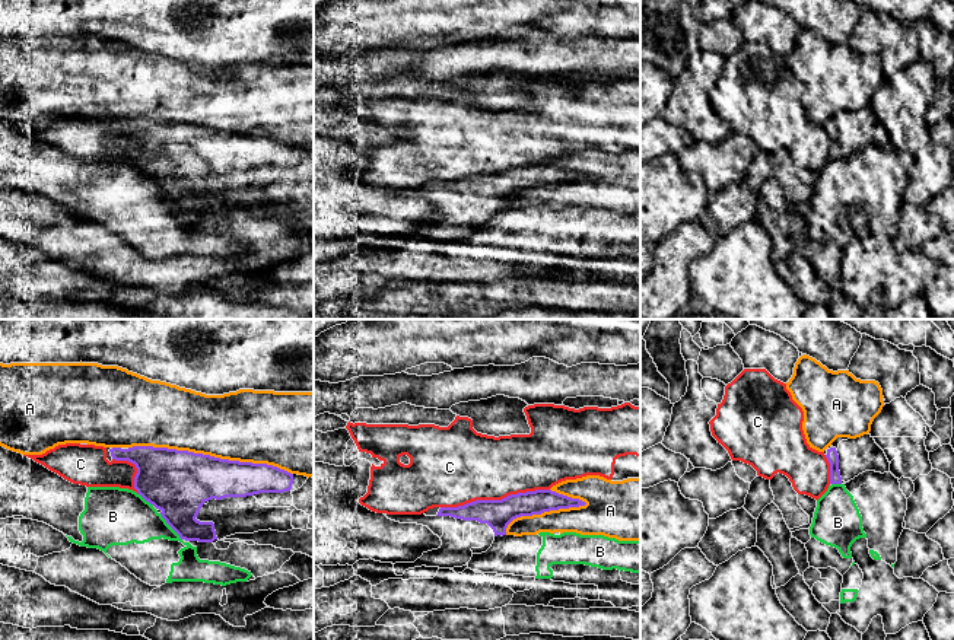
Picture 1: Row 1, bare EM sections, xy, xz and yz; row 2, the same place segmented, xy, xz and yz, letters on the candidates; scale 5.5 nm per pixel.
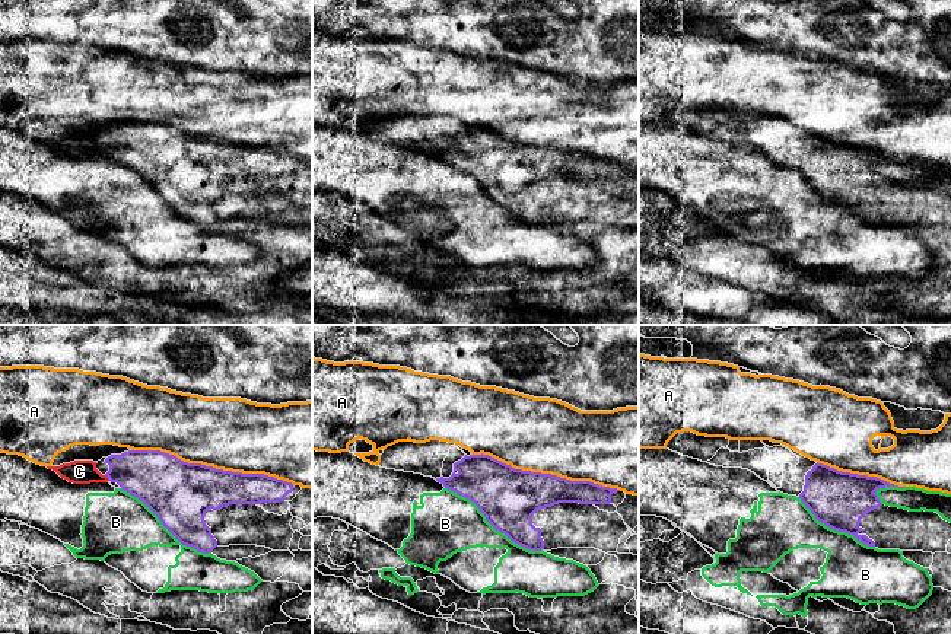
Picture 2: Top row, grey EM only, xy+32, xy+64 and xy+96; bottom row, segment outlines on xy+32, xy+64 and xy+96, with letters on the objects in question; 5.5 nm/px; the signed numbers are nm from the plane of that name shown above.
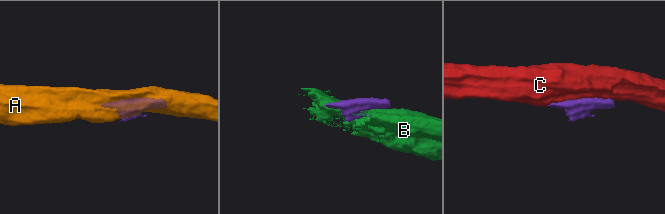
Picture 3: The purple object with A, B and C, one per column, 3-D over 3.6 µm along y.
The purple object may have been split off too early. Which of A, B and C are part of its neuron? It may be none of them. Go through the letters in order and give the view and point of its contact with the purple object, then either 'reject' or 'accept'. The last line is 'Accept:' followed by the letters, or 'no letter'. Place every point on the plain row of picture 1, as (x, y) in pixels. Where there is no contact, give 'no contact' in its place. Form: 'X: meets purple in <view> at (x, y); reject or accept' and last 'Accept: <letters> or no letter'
A: meets purple in xy at (209, 129); reject
B: meets purple in xy at (169, 198); reject
C: meets purple in xz at (495, 174); reject
Accept: no letter

